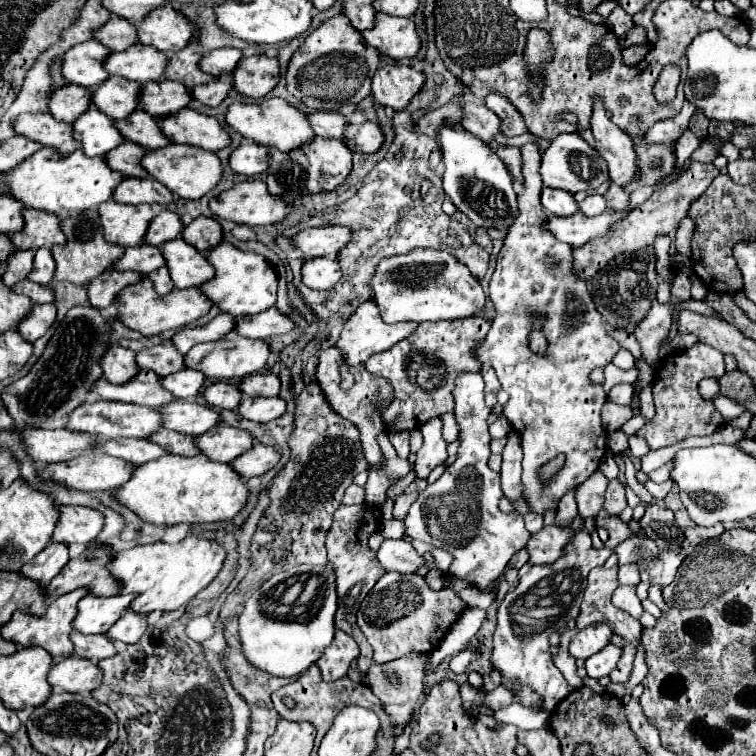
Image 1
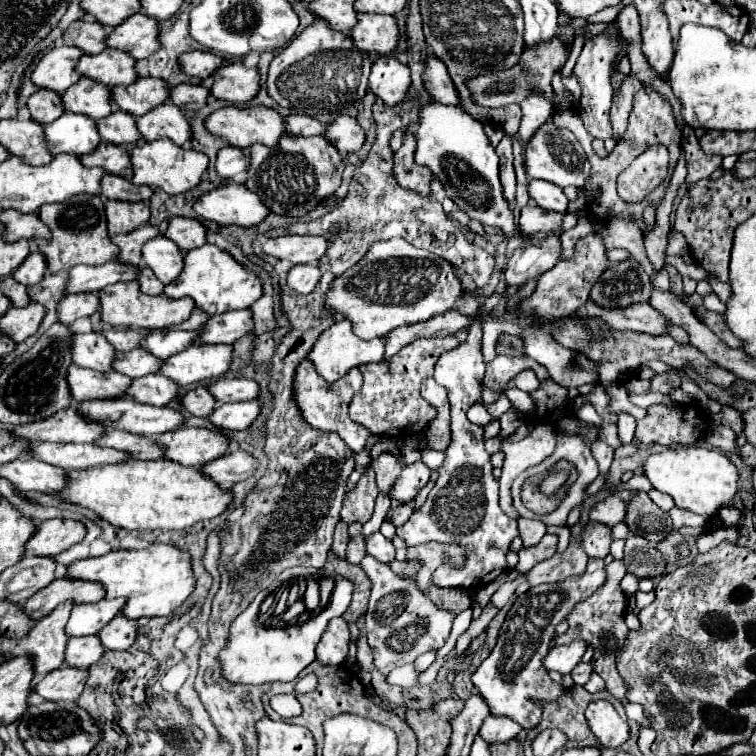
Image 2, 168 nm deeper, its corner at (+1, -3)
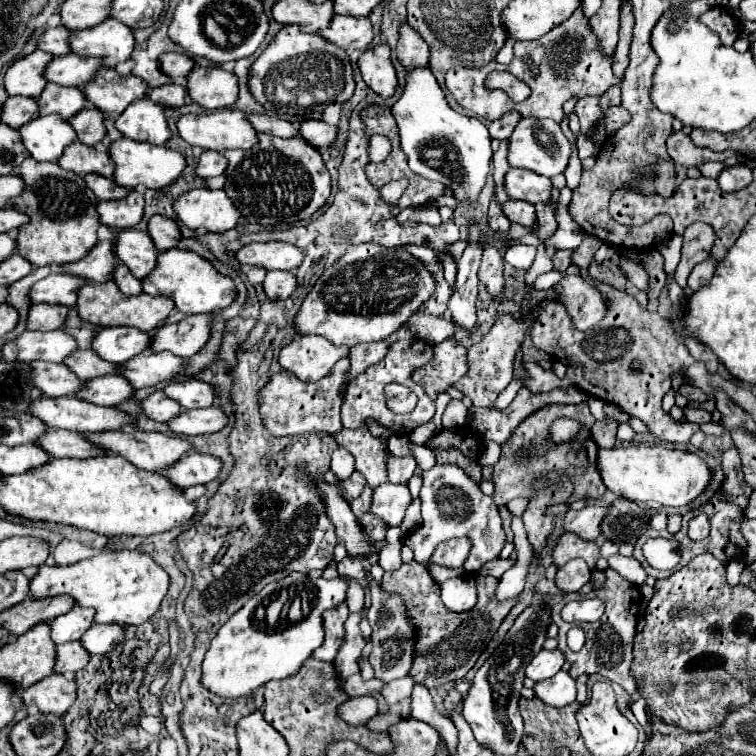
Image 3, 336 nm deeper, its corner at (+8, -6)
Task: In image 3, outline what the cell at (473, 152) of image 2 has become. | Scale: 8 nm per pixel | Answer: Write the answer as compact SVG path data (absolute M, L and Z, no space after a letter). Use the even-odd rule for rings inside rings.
M415 69L407 73L405 91L391 107L391 113L397 119L401 147L407 155L411 171L431 181L441 181L457 203L475 205L485 185L493 155L487 127L475 117L453 111L429 69Z

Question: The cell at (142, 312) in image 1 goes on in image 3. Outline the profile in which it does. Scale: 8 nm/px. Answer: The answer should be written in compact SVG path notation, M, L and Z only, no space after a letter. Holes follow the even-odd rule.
M113 281L99 283L99 285L85 285L85 287L81 287L79 299L77 299L77 311L83 321L89 321L99 327L129 325L129 327L135 327L145 333L163 325L173 309L175 309L175 303L167 297L151 297L147 293L141 293L137 297L127 297L119 291L119 287Z

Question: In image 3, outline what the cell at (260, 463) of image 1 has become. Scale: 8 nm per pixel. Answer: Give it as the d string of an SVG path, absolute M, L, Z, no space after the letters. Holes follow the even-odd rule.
M193 451L191 455L187 455L187 459L181 459L179 465L175 465L167 471L161 471L161 473L167 475L171 479L171 483L185 489L185 487L193 487L193 485L211 483L213 479L219 477L221 467L223 467L221 459Z

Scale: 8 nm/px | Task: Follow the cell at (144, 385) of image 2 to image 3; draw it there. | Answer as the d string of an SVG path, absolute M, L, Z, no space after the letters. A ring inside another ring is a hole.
M105 375L93 381L87 381L87 391L79 391L81 399L91 399L99 405L121 405L133 399L133 385L121 375Z

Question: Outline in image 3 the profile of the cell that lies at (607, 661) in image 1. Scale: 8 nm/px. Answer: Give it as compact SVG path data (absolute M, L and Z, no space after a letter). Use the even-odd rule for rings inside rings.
M559 671L555 677L535 683L535 695L553 707L565 707L575 701L575 681L567 675L567 671Z

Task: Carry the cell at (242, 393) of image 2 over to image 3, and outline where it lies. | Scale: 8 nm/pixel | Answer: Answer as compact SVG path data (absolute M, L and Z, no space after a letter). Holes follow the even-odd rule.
M199 379L169 383L163 391L167 393L167 397L177 399L177 403L181 403L181 407L185 407L185 409L211 407L217 399L217 389L205 381L199 381Z

